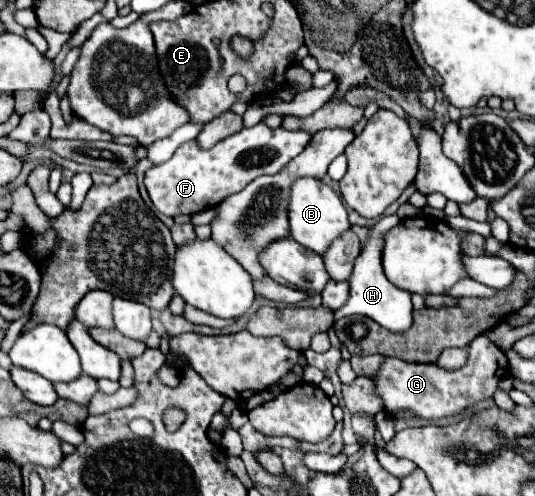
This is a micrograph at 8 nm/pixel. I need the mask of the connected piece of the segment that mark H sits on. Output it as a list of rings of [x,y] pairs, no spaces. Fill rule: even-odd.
[[[385,216],[377,224],[371,226],[369,238],[361,246],[361,252],[355,258],[355,264],[353,264],[353,274],[349,278],[351,296],[339,310],[333,312],[333,322],[337,322],[339,318],[345,318],[345,316],[361,314],[361,316],[367,316],[367,318],[375,320],[377,324],[381,324],[383,328],[387,328],[391,332],[405,332],[407,328],[411,328],[411,324],[413,324],[411,294],[407,290],[401,290],[395,284],[391,284],[387,280],[385,272],[383,272],[383,266],[381,266],[381,254],[383,254],[381,248],[385,244],[385,234],[397,224],[399,224],[399,216]]]

